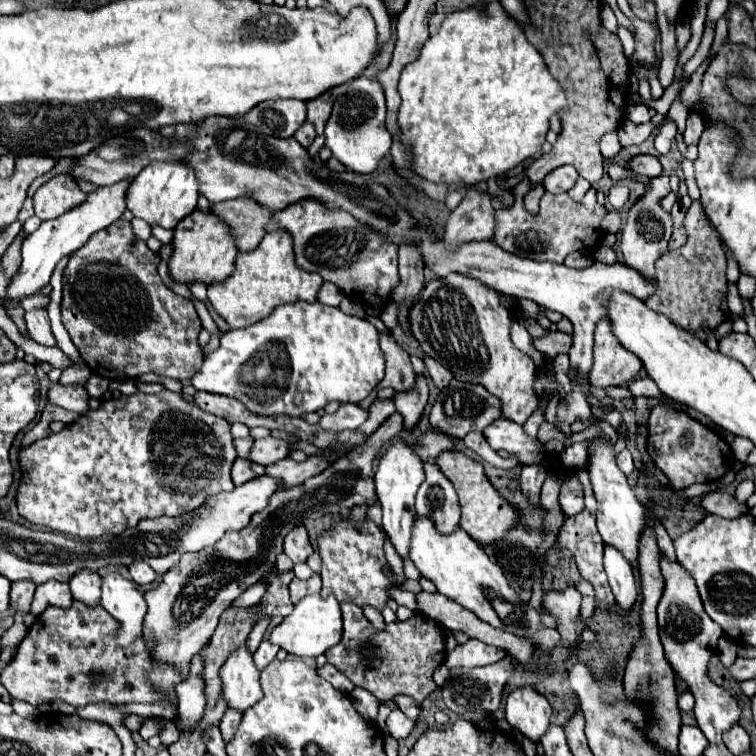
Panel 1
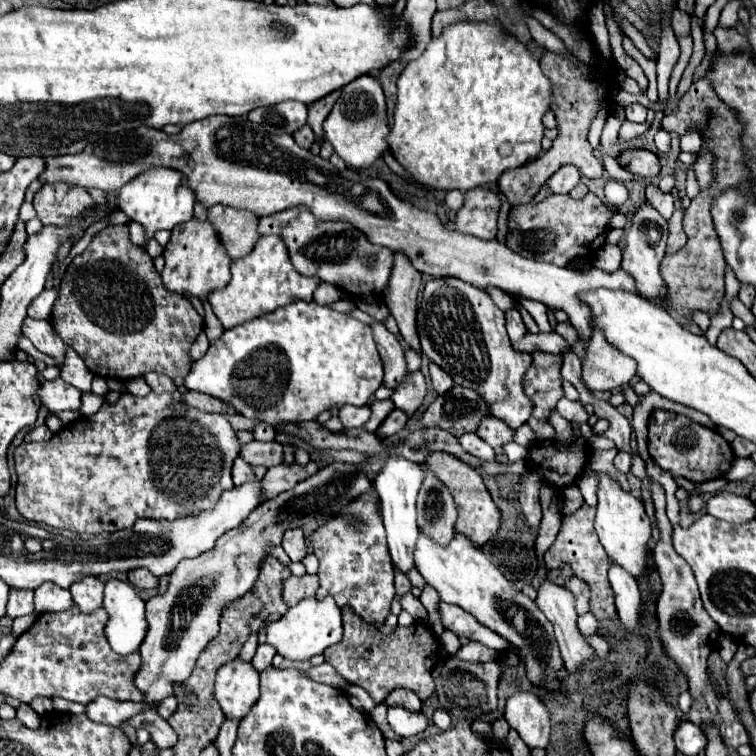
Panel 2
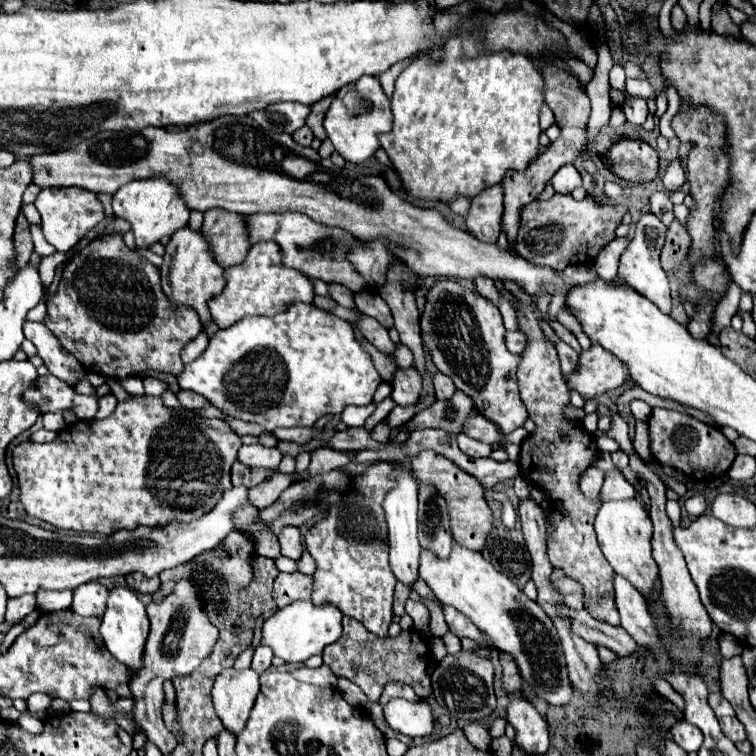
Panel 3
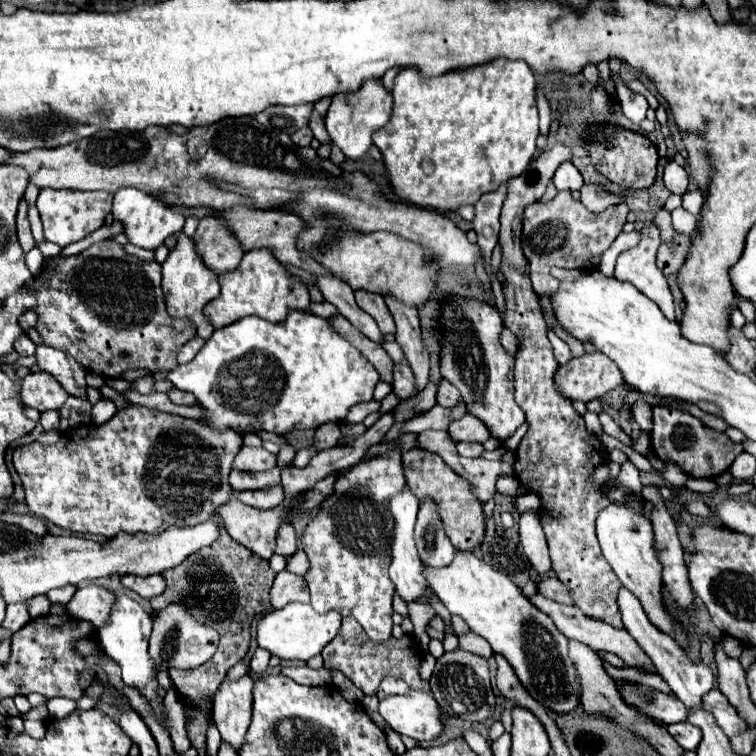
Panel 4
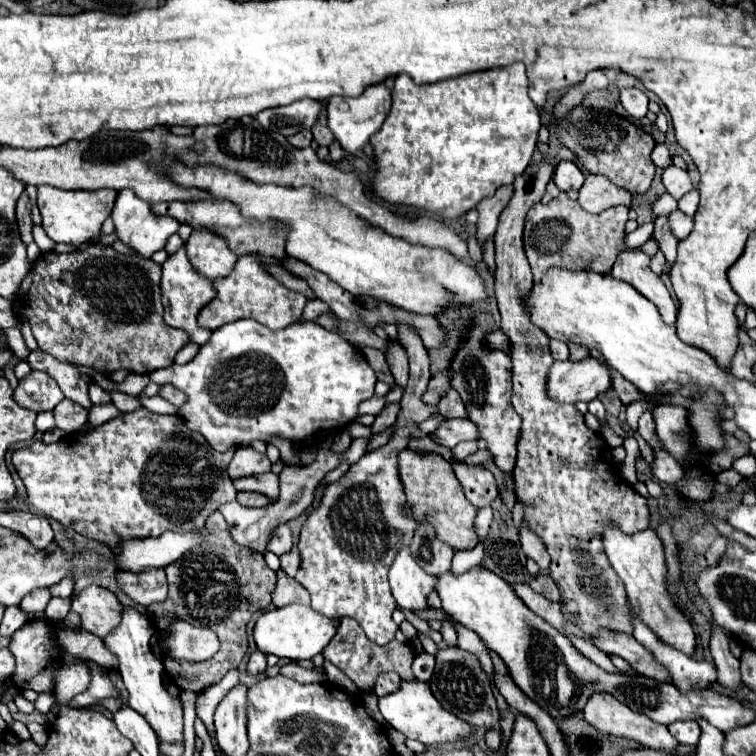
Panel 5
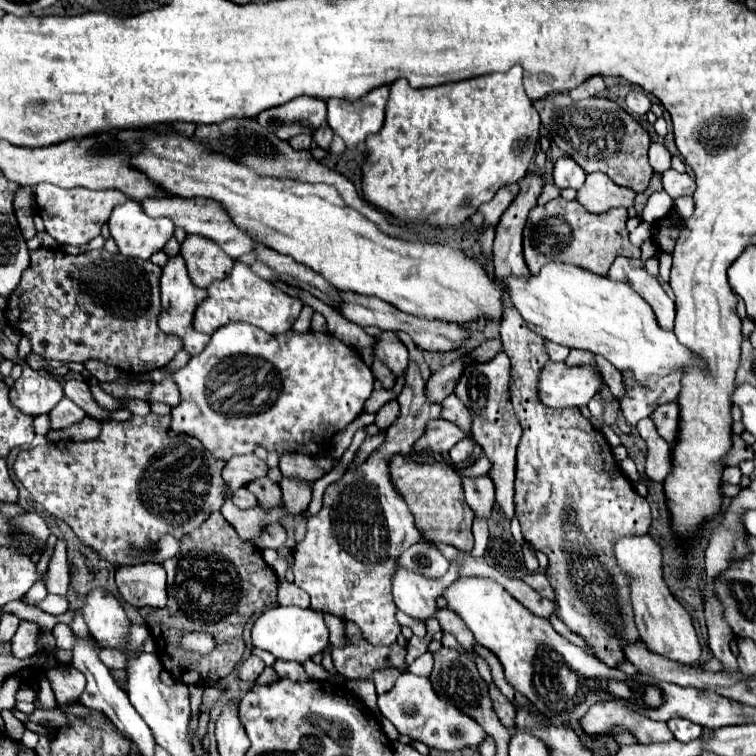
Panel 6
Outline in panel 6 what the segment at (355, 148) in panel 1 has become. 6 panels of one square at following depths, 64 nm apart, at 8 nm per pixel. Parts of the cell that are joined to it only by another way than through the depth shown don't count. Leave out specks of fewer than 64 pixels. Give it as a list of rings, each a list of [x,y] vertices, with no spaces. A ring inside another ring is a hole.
[[[380,86],[354,102],[330,98],[326,102],[328,124],[346,142],[346,146],[354,146],[358,142],[364,142],[368,134],[382,128],[386,102],[388,86]]]

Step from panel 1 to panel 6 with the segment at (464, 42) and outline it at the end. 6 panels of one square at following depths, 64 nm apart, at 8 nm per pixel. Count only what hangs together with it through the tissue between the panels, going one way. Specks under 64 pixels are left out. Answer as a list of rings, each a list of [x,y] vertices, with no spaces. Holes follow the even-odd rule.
[[[520,66],[510,68],[506,74],[486,74],[486,76],[478,76],[478,78],[470,78],[470,80],[462,80],[462,82],[452,82],[452,84],[444,84],[444,86],[434,86],[434,88],[422,88],[422,90],[410,88],[410,84],[404,78],[400,78],[390,86],[390,100],[386,104],[386,120],[384,120],[382,130],[378,134],[372,134],[366,138],[366,160],[362,164],[364,200],[368,200],[372,206],[392,214],[394,218],[404,220],[406,224],[430,224],[436,228],[458,226],[458,224],[466,222],[480,208],[480,204],[492,200],[492,196],[498,192],[498,188],[502,188],[510,182],[518,182],[526,176],[530,160],[536,152],[538,130],[540,130],[540,116],[532,108],[532,102],[522,88],[522,68]]]

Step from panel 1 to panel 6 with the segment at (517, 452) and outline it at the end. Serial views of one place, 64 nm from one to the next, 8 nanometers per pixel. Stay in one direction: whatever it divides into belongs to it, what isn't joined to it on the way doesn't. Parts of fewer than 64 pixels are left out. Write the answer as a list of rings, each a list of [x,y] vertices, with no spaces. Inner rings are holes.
[[[444,418],[430,420],[420,440],[416,440],[414,452],[416,454],[442,454],[442,452],[448,452],[458,440],[464,440],[464,432],[460,432],[456,424]]]

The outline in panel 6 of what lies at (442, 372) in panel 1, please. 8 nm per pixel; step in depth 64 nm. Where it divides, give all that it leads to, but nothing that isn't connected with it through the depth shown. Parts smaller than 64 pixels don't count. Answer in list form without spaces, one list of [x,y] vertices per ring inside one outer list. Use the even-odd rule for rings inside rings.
[[[456,394],[448,396],[442,402],[442,418],[454,422],[468,438],[472,438],[472,416],[470,416],[468,408],[464,408],[464,404],[460,404]]]

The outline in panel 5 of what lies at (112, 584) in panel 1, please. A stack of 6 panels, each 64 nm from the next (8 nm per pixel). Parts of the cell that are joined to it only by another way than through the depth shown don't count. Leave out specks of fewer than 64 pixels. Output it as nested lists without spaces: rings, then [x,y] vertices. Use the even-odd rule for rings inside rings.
[[[124,608],[122,612],[122,624],[106,638],[106,646],[110,648],[110,652],[114,652],[120,660],[120,674],[122,680],[128,688],[130,694],[130,706],[142,714],[146,718],[146,722],[154,728],[156,736],[160,742],[168,742],[168,744],[180,744],[184,742],[184,734],[182,734],[182,702],[180,696],[172,696],[168,692],[168,688],[162,682],[164,676],[164,664],[162,660],[158,660],[154,656],[154,652],[150,650],[150,638],[154,634],[154,628],[148,620],[148,616],[138,614],[132,608]]]

